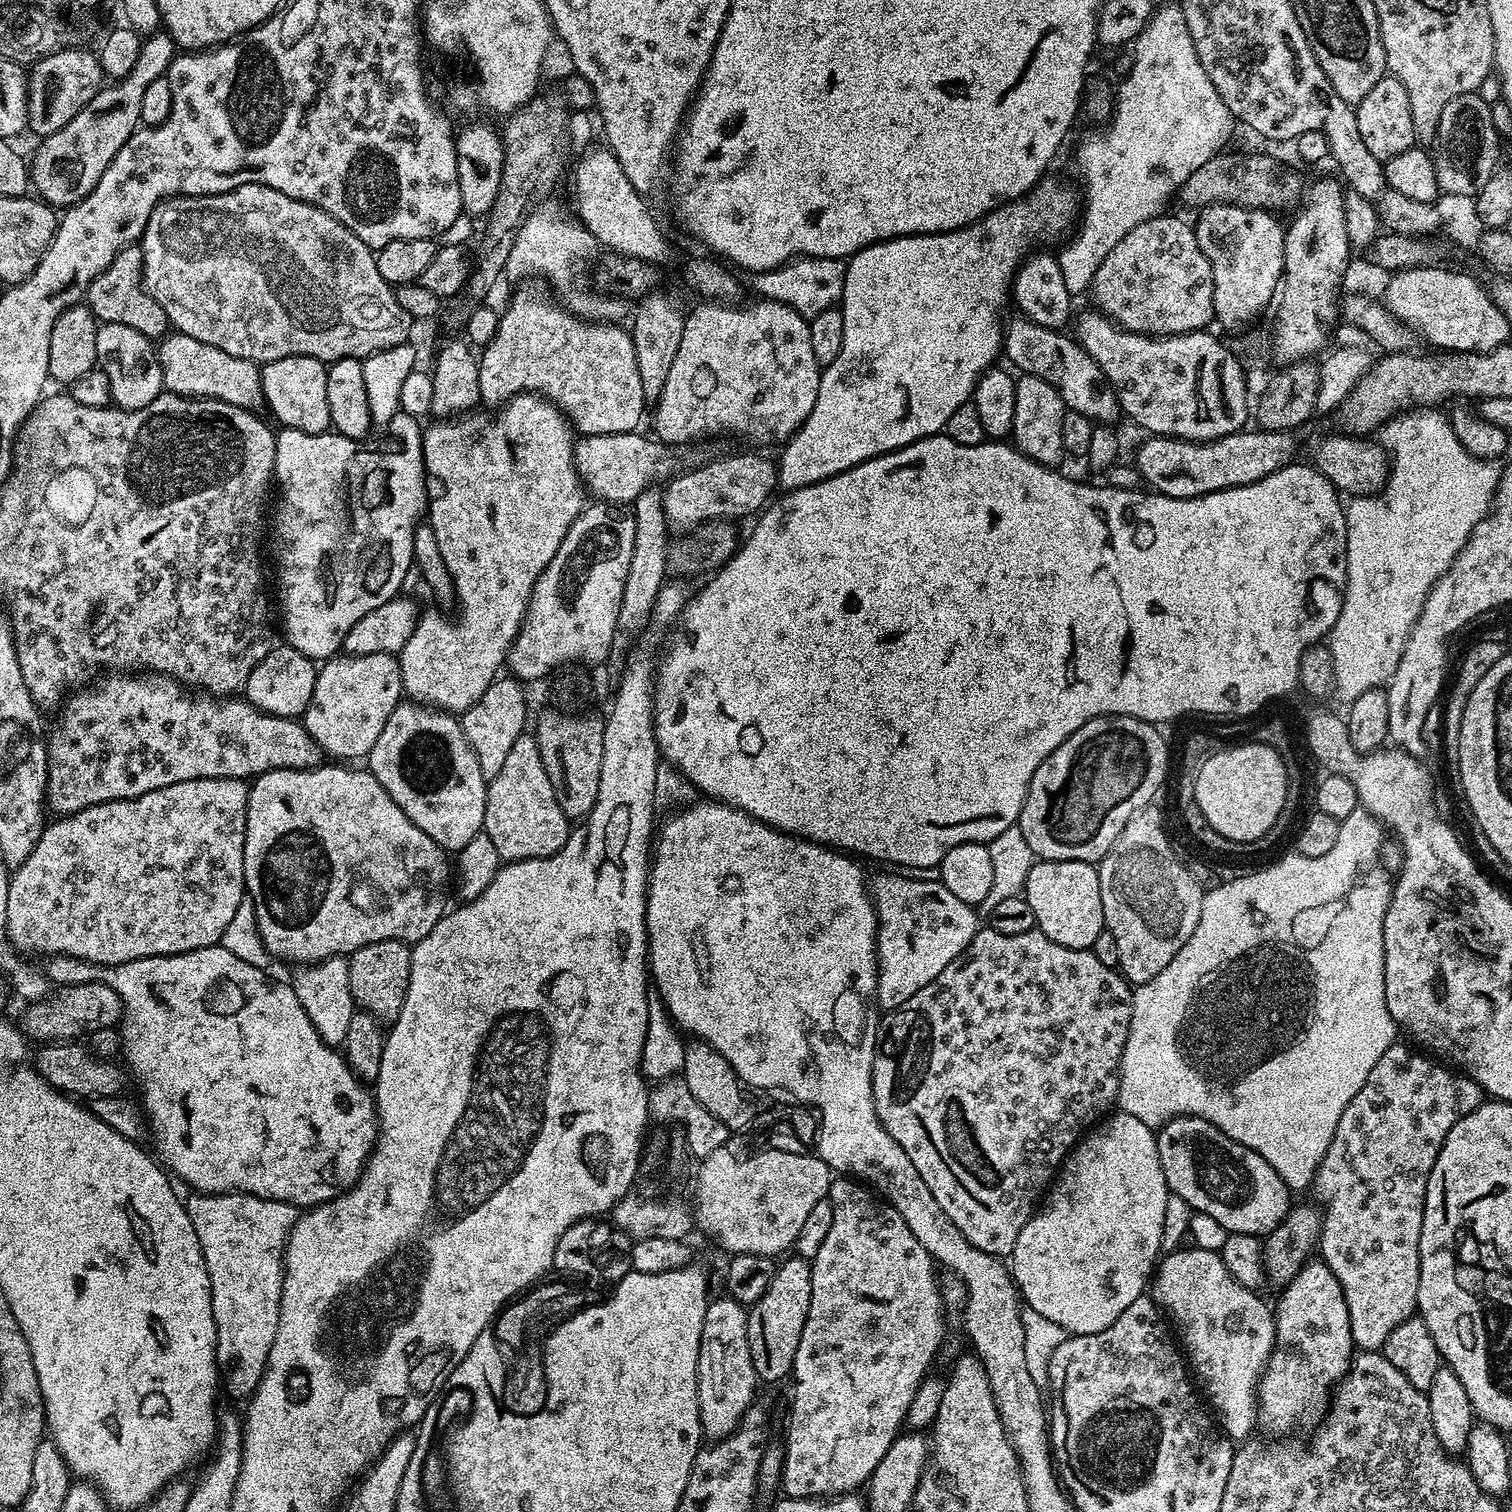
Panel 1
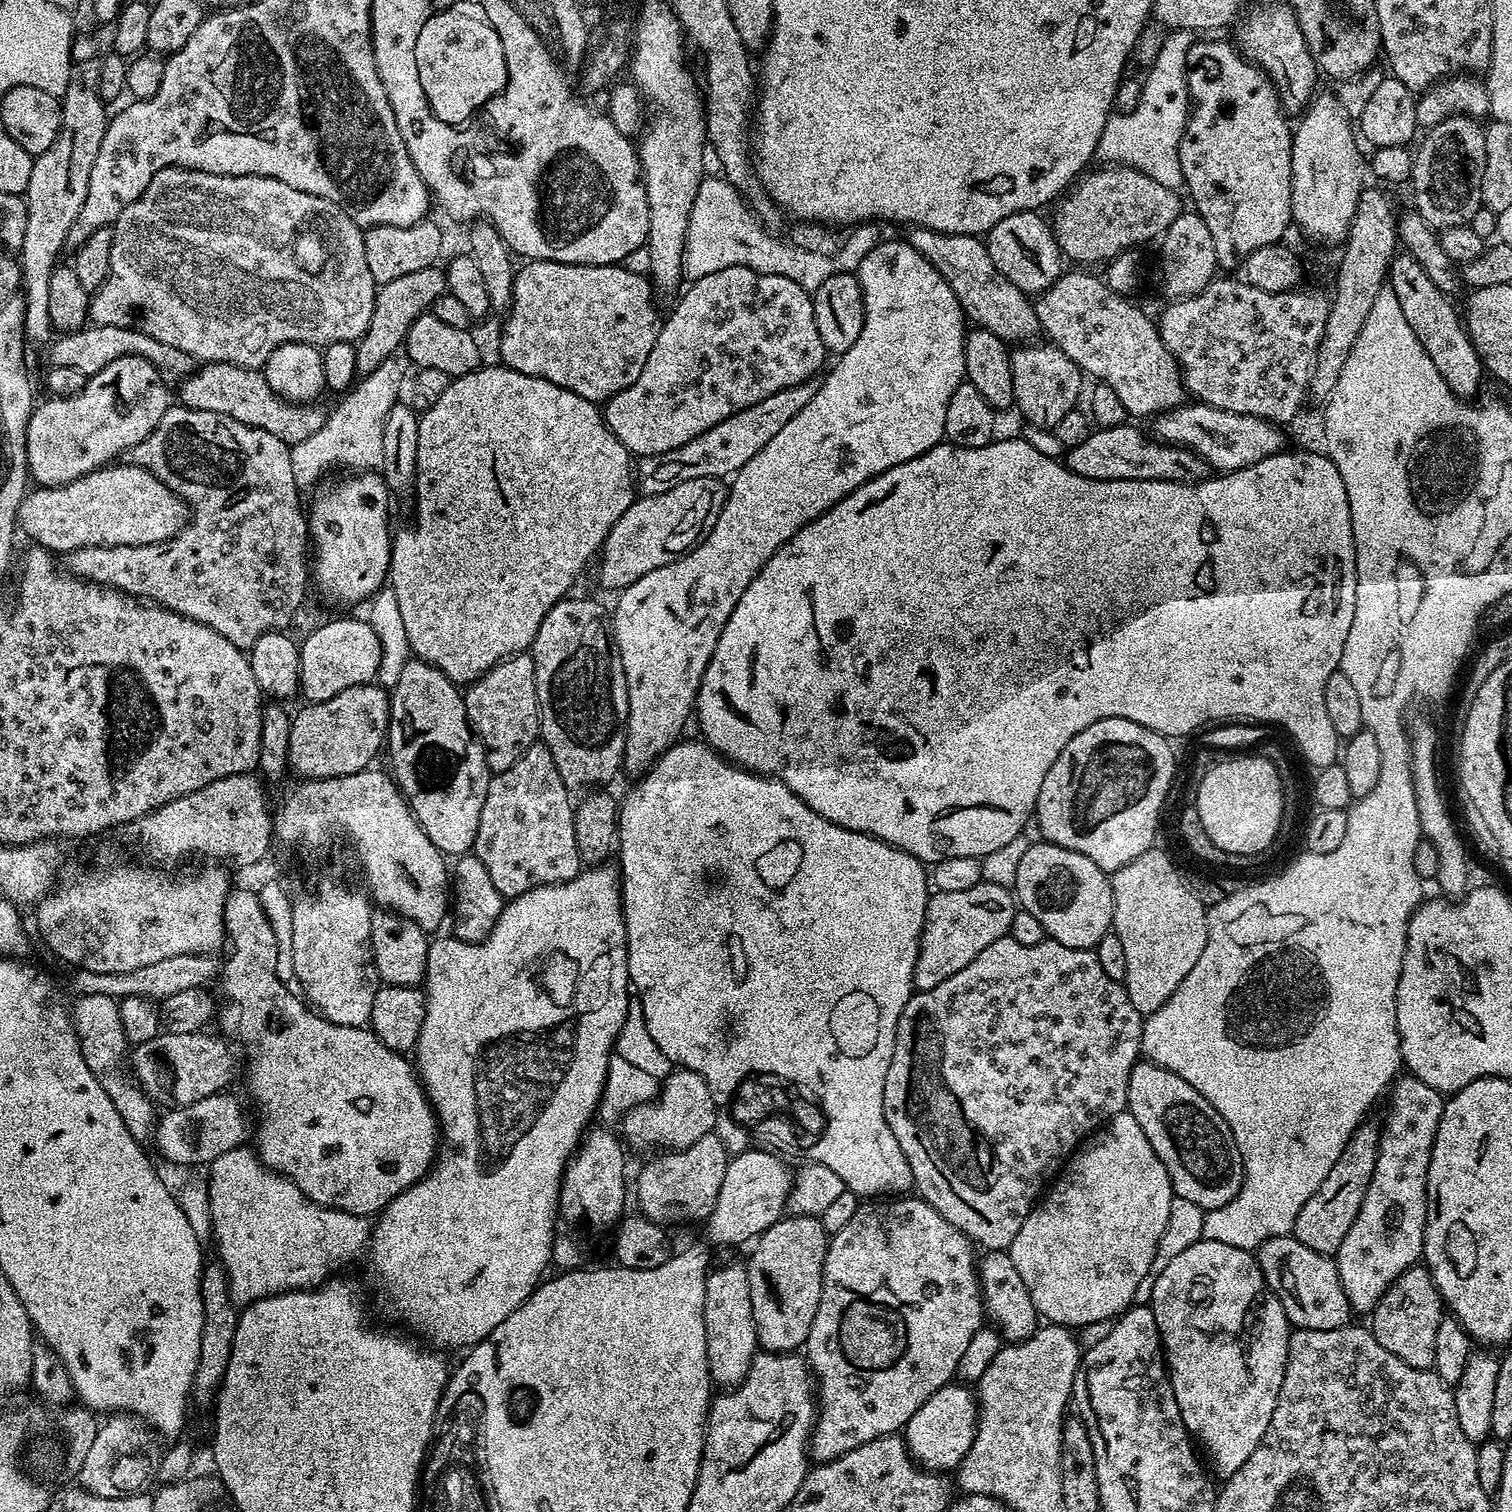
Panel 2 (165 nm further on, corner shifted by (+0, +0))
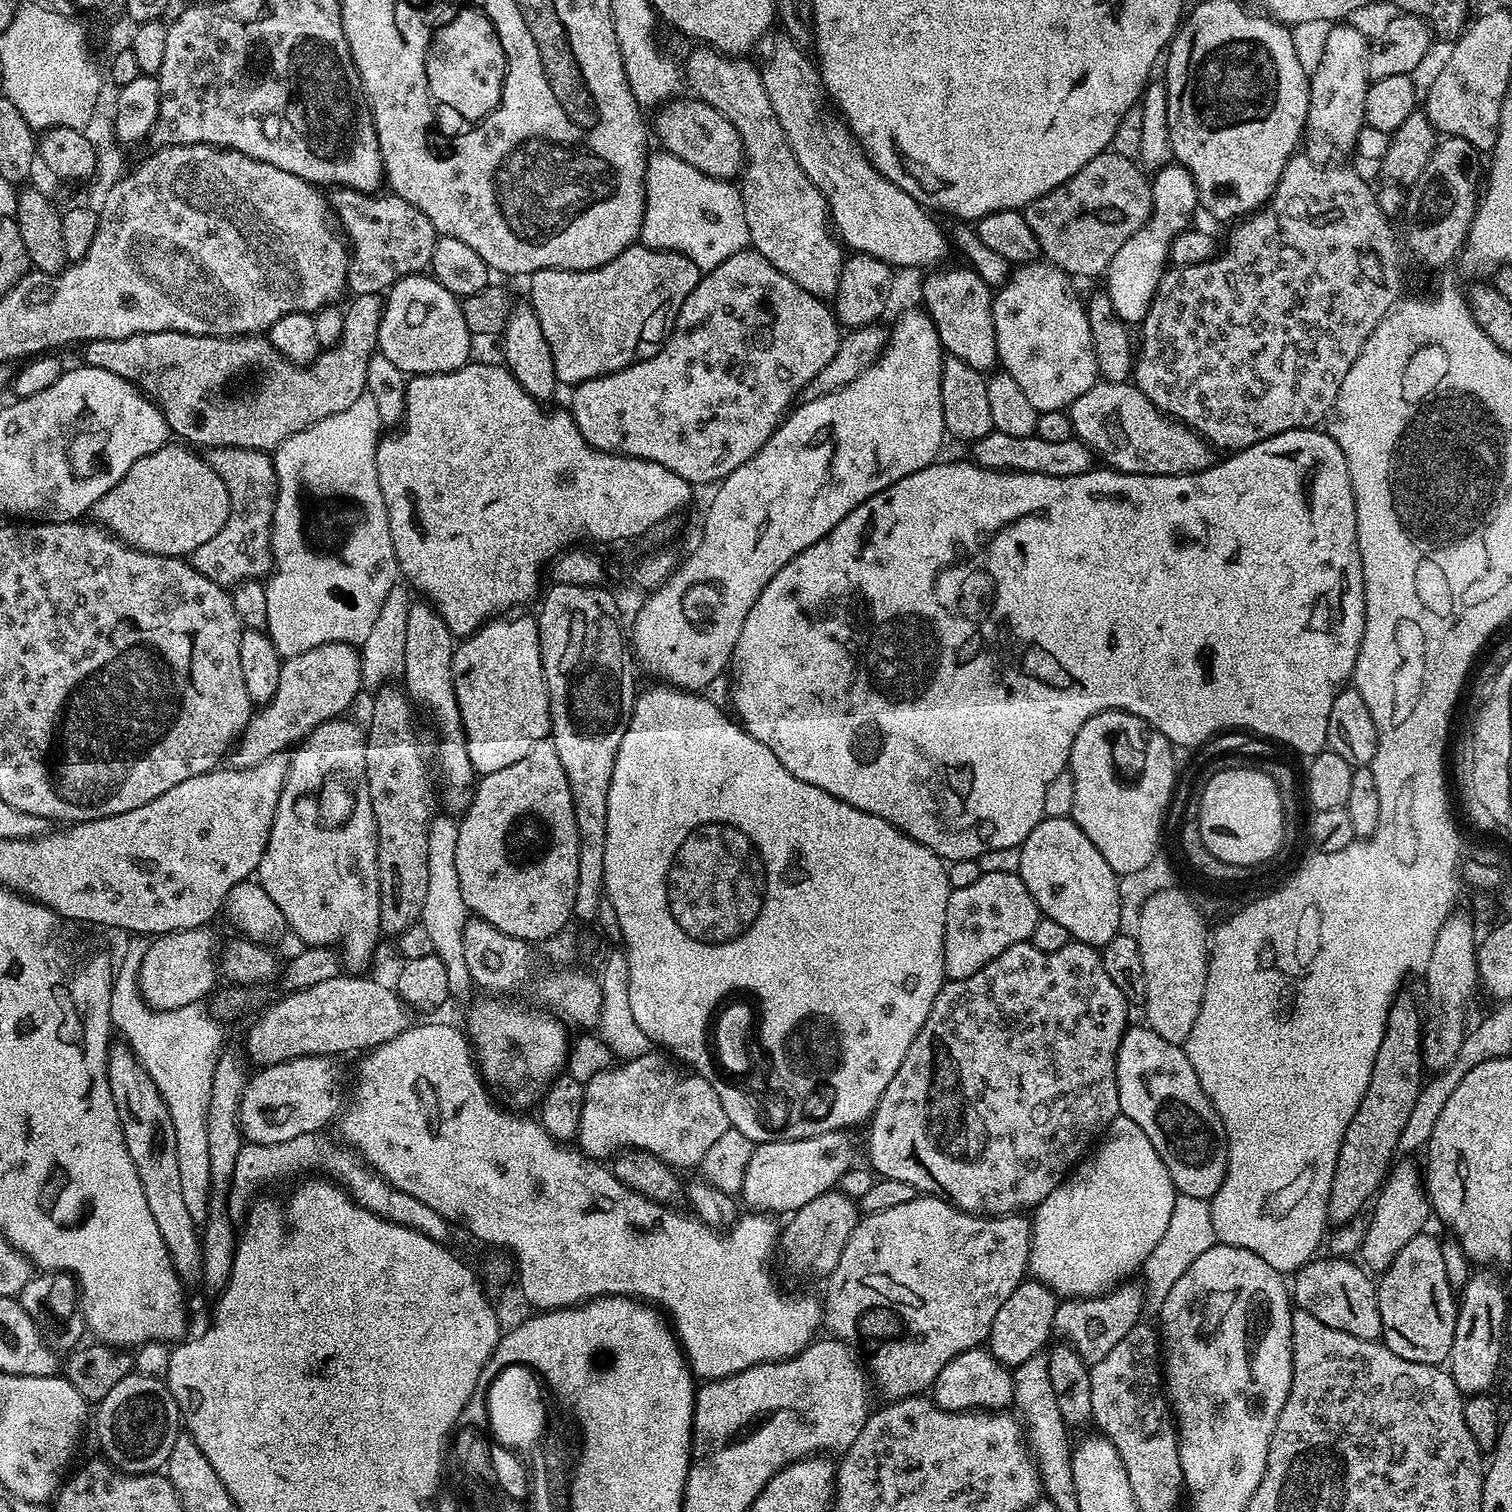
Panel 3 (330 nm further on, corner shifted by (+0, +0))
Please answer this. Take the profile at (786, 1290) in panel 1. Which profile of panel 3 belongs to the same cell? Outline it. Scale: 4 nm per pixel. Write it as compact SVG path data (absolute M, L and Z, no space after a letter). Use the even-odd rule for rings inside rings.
M833 1190L826 1194L818 1194L818 1198L806 1202L797 1212L791 1213L788 1225L783 1225L778 1236L778 1248L784 1252L784 1260L796 1272L813 1272L821 1278L827 1277L838 1266L838 1258L842 1258L842 1250L846 1250L846 1242L850 1234L854 1234L856 1225L860 1223L862 1213L857 1201L845 1192Z

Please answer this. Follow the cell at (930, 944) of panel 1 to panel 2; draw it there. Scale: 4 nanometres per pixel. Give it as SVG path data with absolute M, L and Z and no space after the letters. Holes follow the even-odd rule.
M981 882L968 890L933 891L928 898L926 931L916 959L915 987L925 992L938 986L938 982L946 982L950 974L958 974L962 966L970 966L990 942L998 942L998 938L1011 933L1017 910L1013 893L1002 886Z

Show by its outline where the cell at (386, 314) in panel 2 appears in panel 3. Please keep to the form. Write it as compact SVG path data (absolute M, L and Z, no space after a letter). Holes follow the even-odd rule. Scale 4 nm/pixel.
M377 294L353 295L351 299L348 308L343 309L344 325L342 326L340 341L332 347L325 347L320 355L307 366L295 364L286 358L282 358L282 354L278 354L278 350L274 350L274 346L270 346L268 337L264 334L254 336L195 336L181 332L147 332L146 334L134 334L130 338L122 338L121 340L89 340L83 345L83 363L89 368L110 370L110 374L118 374L123 380L128 380L131 384L136 385L153 404L160 407L160 413L164 415L168 423L169 433L189 445L200 446L196 444L202 444L201 447L206 450L210 448L249 448L250 450L271 453L282 442L286 442L288 436L298 434L302 430L322 422L322 418L330 418L330 414L338 414L338 410L346 410L346 406L351 406L364 393L367 386L366 370L370 358L378 352L378 330L380 329L380 319L384 313L384 300Z

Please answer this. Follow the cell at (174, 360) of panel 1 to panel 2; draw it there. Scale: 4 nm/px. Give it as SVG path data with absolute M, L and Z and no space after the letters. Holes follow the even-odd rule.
M92 324L78 328L74 332L66 332L57 335L47 349L48 364L53 368L58 366L74 366L74 370L82 370L84 377L98 374L110 362L114 362L123 356L141 356L155 366L165 381L183 381L185 376L192 375L194 361L190 354L178 350L174 346L166 346L166 342L160 342L158 338L152 338L150 334L139 332L136 328L123 328L122 326L106 326L105 324Z

